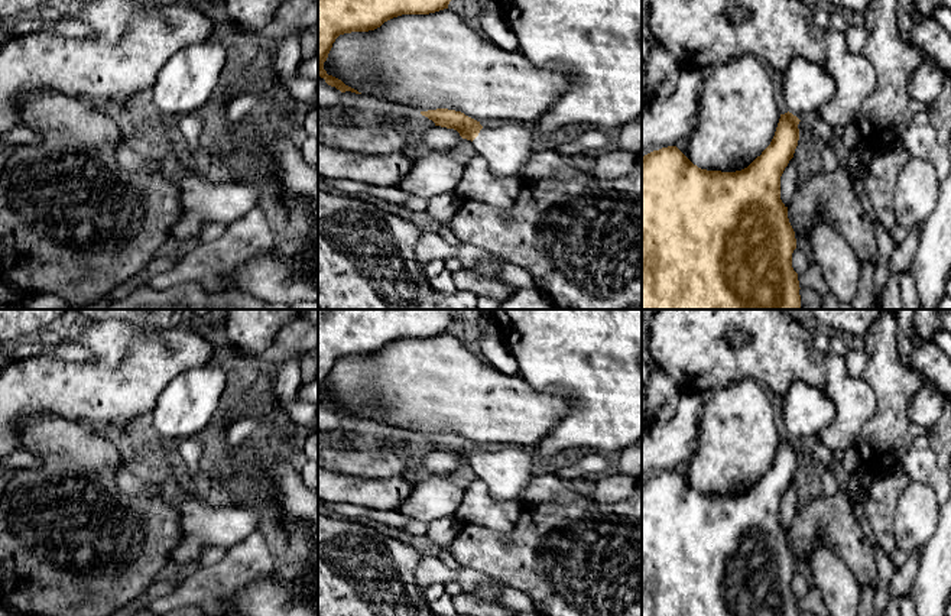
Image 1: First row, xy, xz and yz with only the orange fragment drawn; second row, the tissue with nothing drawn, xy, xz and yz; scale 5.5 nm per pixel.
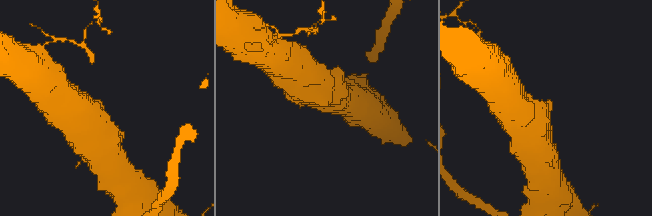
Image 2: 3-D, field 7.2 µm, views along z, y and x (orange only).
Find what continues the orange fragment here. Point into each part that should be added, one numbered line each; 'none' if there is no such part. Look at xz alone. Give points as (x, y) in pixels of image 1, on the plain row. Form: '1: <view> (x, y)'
1: xz (508, 473)

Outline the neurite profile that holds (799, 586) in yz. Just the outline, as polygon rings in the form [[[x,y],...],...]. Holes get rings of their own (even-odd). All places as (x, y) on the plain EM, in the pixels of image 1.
[[[796,571],[792,577],[792,591],[793,594],[801,599],[804,597],[809,590],[809,586],[806,580]]]

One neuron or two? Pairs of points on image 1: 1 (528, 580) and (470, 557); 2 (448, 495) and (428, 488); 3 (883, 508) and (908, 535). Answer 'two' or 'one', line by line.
1: one
2: one
3: two

